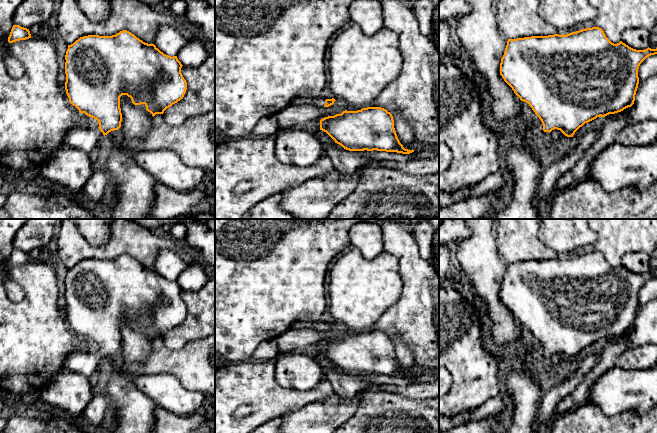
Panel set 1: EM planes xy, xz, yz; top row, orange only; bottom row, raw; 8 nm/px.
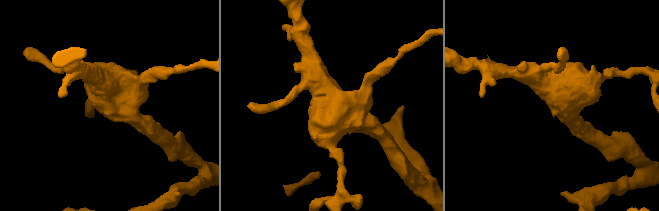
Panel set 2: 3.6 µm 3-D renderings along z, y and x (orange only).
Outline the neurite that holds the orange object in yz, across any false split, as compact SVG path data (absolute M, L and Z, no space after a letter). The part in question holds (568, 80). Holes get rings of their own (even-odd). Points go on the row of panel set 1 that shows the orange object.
M592 27L567 35L554 34L508 39L501 58L500 75L520 100L528 103L539 117L543 124L544 142L546 142L554 129L560 130L567 137L573 137L585 123L631 107L639 84L639 66L647 57L655 54L657 54L657 48L636 50L622 41L614 44L601 28Z

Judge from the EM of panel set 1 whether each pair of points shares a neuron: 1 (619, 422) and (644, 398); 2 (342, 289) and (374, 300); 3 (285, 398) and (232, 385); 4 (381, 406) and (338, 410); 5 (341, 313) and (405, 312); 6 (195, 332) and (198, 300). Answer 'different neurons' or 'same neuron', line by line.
1: different neurons
2: same neuron
3: same neuron
4: different neurons
5: different neurons
6: same neuron

